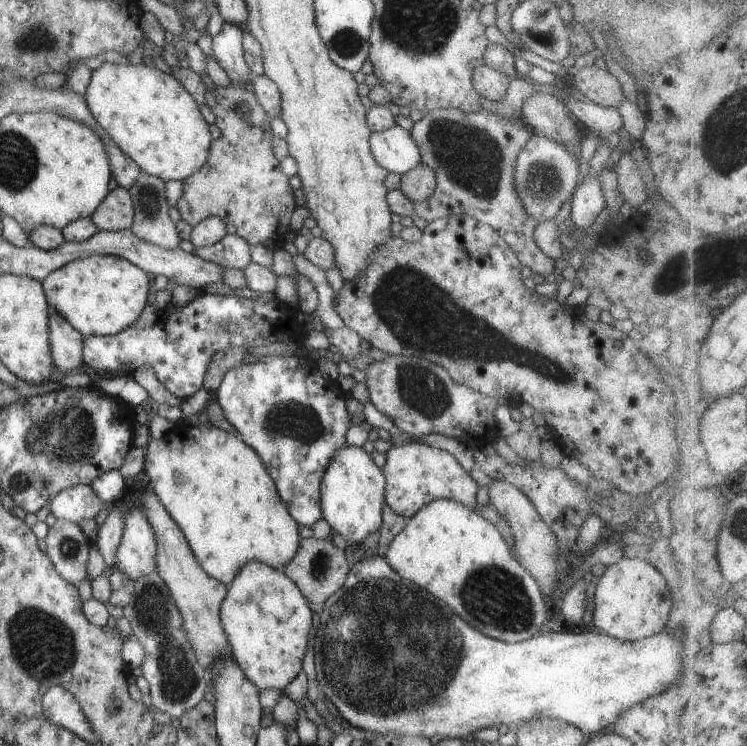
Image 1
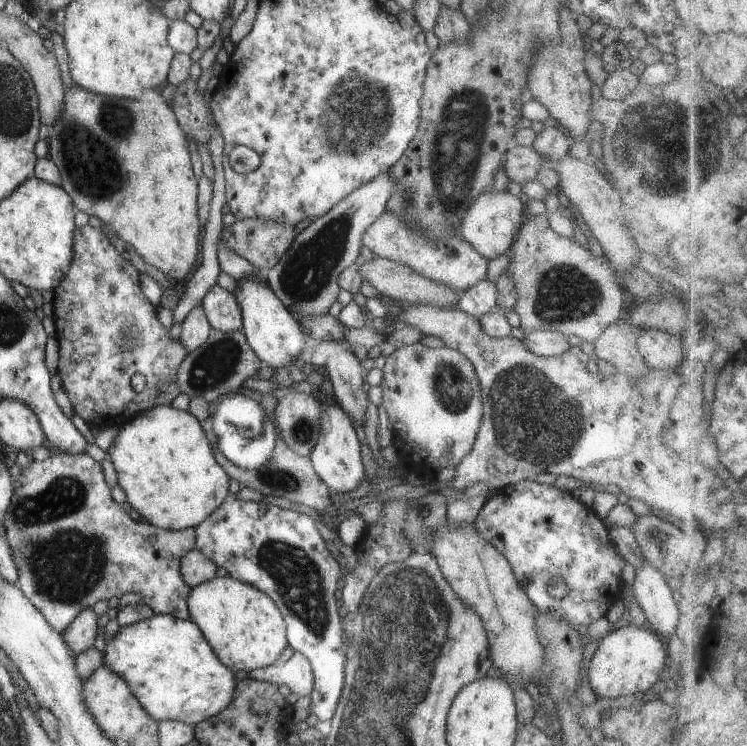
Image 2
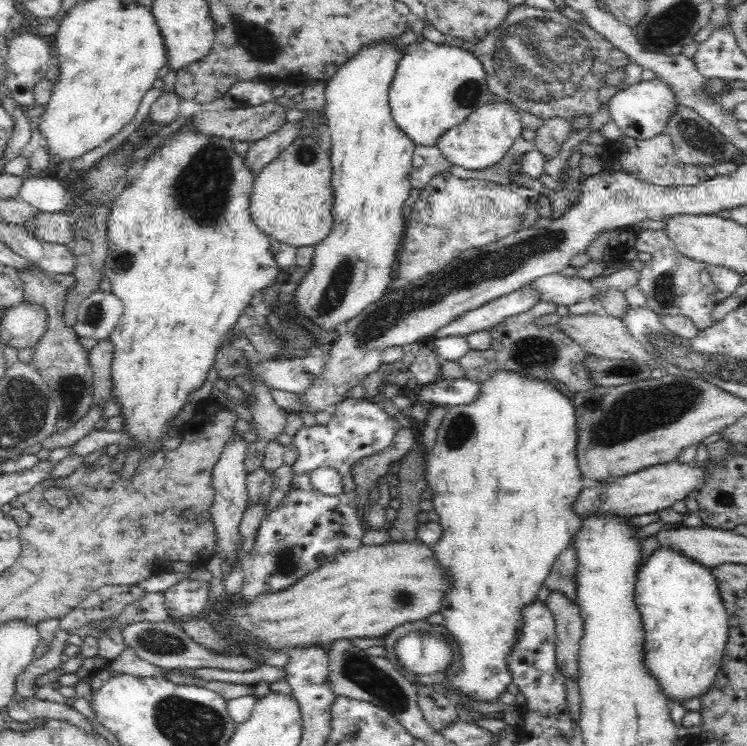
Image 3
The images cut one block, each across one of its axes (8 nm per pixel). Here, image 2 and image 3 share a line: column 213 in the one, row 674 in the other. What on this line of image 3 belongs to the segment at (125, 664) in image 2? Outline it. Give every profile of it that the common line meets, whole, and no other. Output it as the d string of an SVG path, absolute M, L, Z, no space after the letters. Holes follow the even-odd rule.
M660 545L650 553L637 572L634 600L645 626L645 666L674 702L700 696L712 686L722 664L729 638L729 617L720 597L718 581L710 570L710 567L694 561L680 551Z

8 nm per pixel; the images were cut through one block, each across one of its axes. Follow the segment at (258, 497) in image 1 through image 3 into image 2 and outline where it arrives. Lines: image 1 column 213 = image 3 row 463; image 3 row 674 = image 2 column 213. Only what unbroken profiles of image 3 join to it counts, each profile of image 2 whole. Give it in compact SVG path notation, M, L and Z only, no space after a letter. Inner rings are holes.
M170 405L153 406L121 425L106 457L115 469L117 485L125 493L127 504L149 525L179 531L194 528L229 495L227 474L215 462L211 447L199 422L189 412L176 410Z

